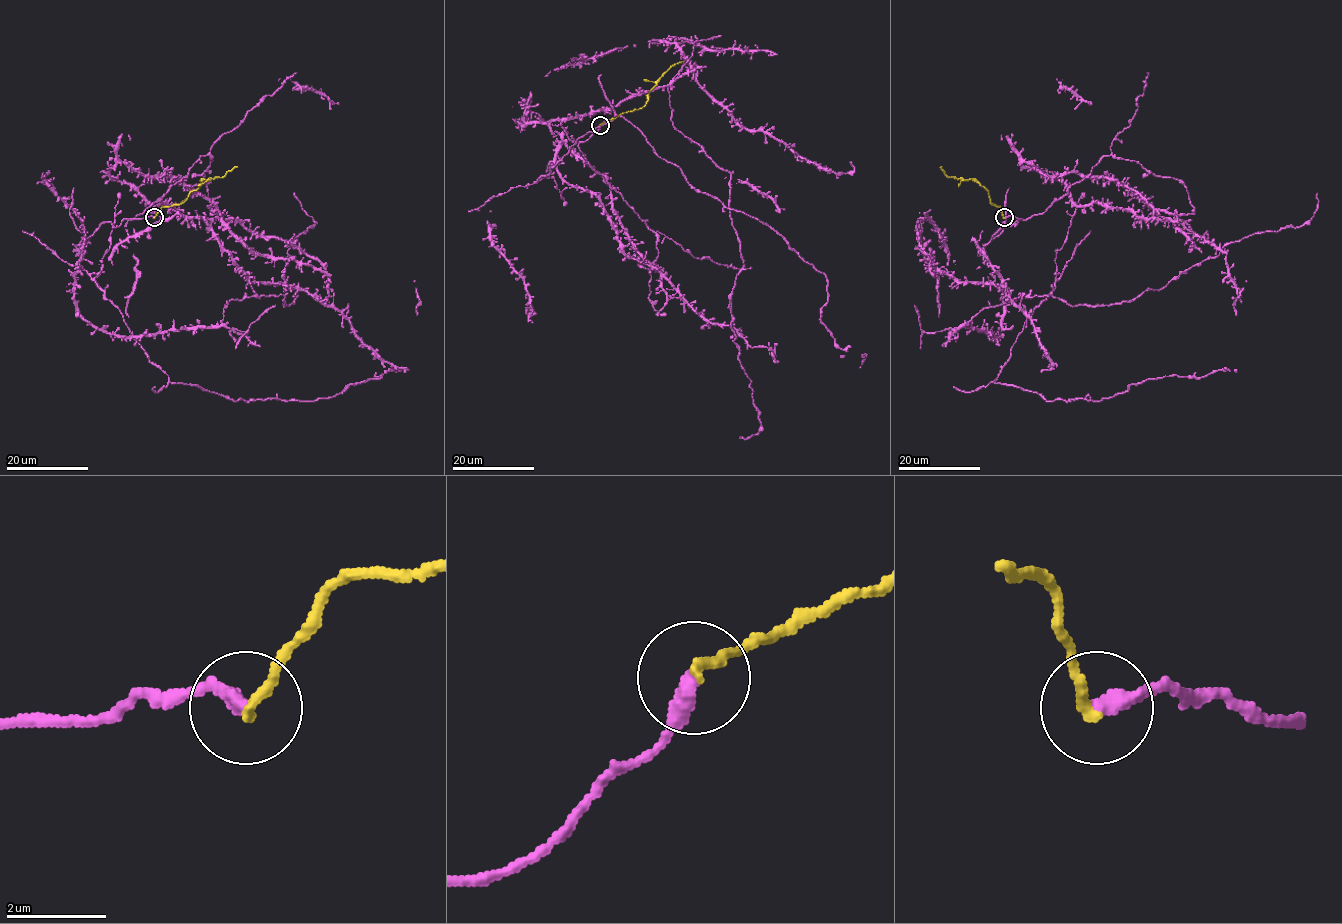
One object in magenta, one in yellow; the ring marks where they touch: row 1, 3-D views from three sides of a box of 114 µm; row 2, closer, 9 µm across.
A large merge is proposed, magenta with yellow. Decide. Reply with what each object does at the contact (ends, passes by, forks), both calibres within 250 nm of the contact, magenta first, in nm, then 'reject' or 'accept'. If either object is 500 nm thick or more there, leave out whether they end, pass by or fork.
magenta ends there; yellow ends there; 340 nm thick on the magenta side, 200 nm on the other; reject

